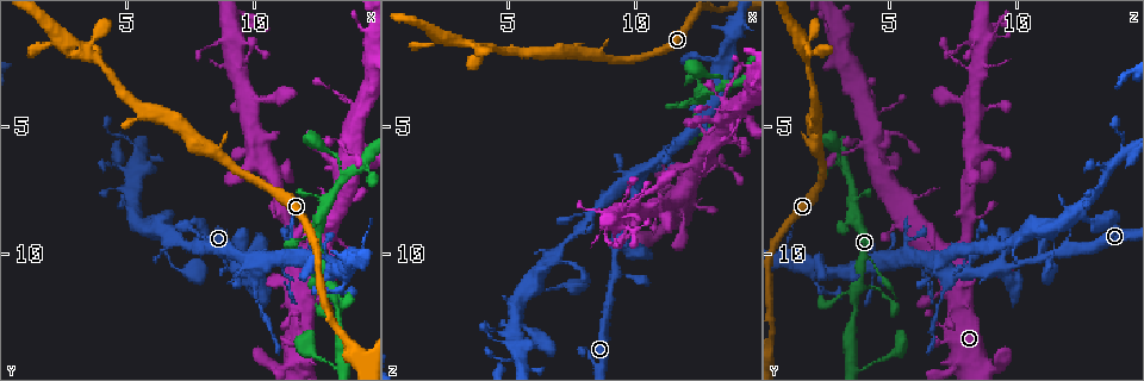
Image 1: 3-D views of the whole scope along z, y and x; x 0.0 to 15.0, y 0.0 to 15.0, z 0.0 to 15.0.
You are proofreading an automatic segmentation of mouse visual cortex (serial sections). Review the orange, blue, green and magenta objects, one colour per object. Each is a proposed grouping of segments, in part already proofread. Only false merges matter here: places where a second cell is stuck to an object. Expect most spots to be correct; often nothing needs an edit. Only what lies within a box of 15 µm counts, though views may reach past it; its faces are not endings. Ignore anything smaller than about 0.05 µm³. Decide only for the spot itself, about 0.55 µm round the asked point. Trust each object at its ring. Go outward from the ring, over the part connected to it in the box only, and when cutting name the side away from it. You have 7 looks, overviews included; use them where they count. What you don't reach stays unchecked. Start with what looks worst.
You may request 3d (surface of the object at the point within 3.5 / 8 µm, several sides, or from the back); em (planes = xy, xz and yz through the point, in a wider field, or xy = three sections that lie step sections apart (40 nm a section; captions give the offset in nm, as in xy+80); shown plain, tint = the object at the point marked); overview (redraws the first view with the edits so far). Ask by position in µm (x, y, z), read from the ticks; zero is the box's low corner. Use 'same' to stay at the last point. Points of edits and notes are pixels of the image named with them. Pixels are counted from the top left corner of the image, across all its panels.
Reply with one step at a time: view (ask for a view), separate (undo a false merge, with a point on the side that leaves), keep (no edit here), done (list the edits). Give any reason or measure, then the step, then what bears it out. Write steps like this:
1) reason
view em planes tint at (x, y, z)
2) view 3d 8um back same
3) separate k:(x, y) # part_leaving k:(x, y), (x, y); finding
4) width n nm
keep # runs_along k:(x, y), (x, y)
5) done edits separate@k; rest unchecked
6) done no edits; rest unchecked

four-way junction
view 3d 3.5um at (3.9, 2.4, 1.8)

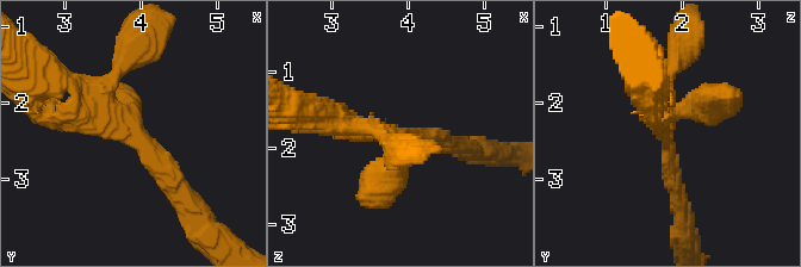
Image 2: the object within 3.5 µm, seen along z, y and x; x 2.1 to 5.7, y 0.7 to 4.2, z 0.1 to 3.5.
arms 4; arm_widths 250, 250, 300, 350 nm
view em xy step 1 tint at (3.95, 2.45, 1.85)

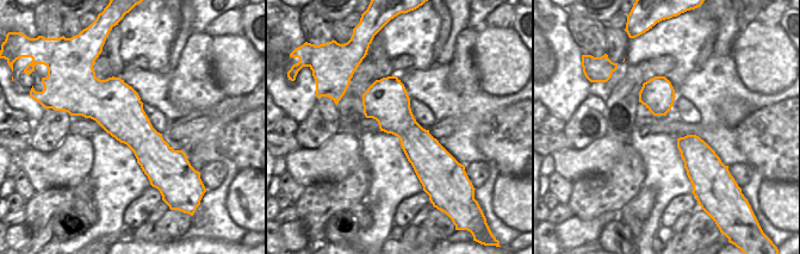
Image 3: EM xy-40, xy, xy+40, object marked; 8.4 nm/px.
keep # runs_along 2:(188, 200), (153, 153), (75, 84); continuous, no second cell

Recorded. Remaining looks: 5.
abrupt turn
view 3d 3.5um at (13.3, 6.6, 4.8)

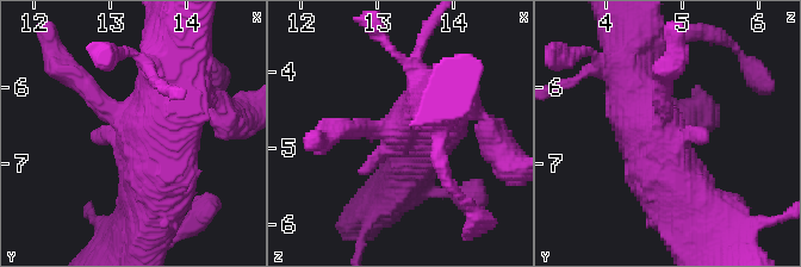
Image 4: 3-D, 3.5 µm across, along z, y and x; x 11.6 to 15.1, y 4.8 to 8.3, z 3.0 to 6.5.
view em xy step 2 tint at (13.30, 6.50, 4.80)

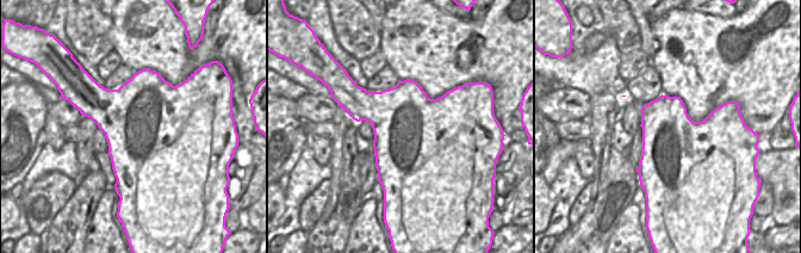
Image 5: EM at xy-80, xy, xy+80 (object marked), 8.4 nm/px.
keep # runs_along 4:(663, 169), (635, 104), (632, 35); one cell here

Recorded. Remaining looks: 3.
four-way junction
view 3d 8um back at (13.0, 11.4, 3.8)

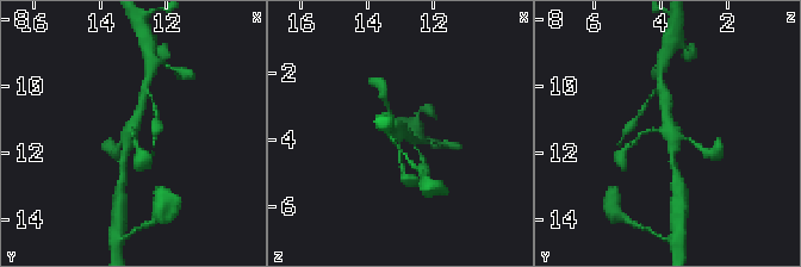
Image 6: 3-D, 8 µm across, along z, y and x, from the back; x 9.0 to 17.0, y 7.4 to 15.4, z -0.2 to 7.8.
arms 4; arm_widths 100, 150, 200, 300 nm; shape alone is not enough
view em xy step 3 tint at (13.0, 11.3, 3.7)

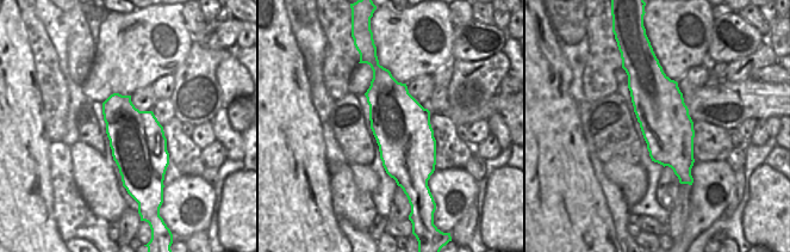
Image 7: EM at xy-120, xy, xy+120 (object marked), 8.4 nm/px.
keep # runs_along 6:(143, 98), (129, 134), (123, 162); all the same cell

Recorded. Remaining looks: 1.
done no edits; rest unchecked

